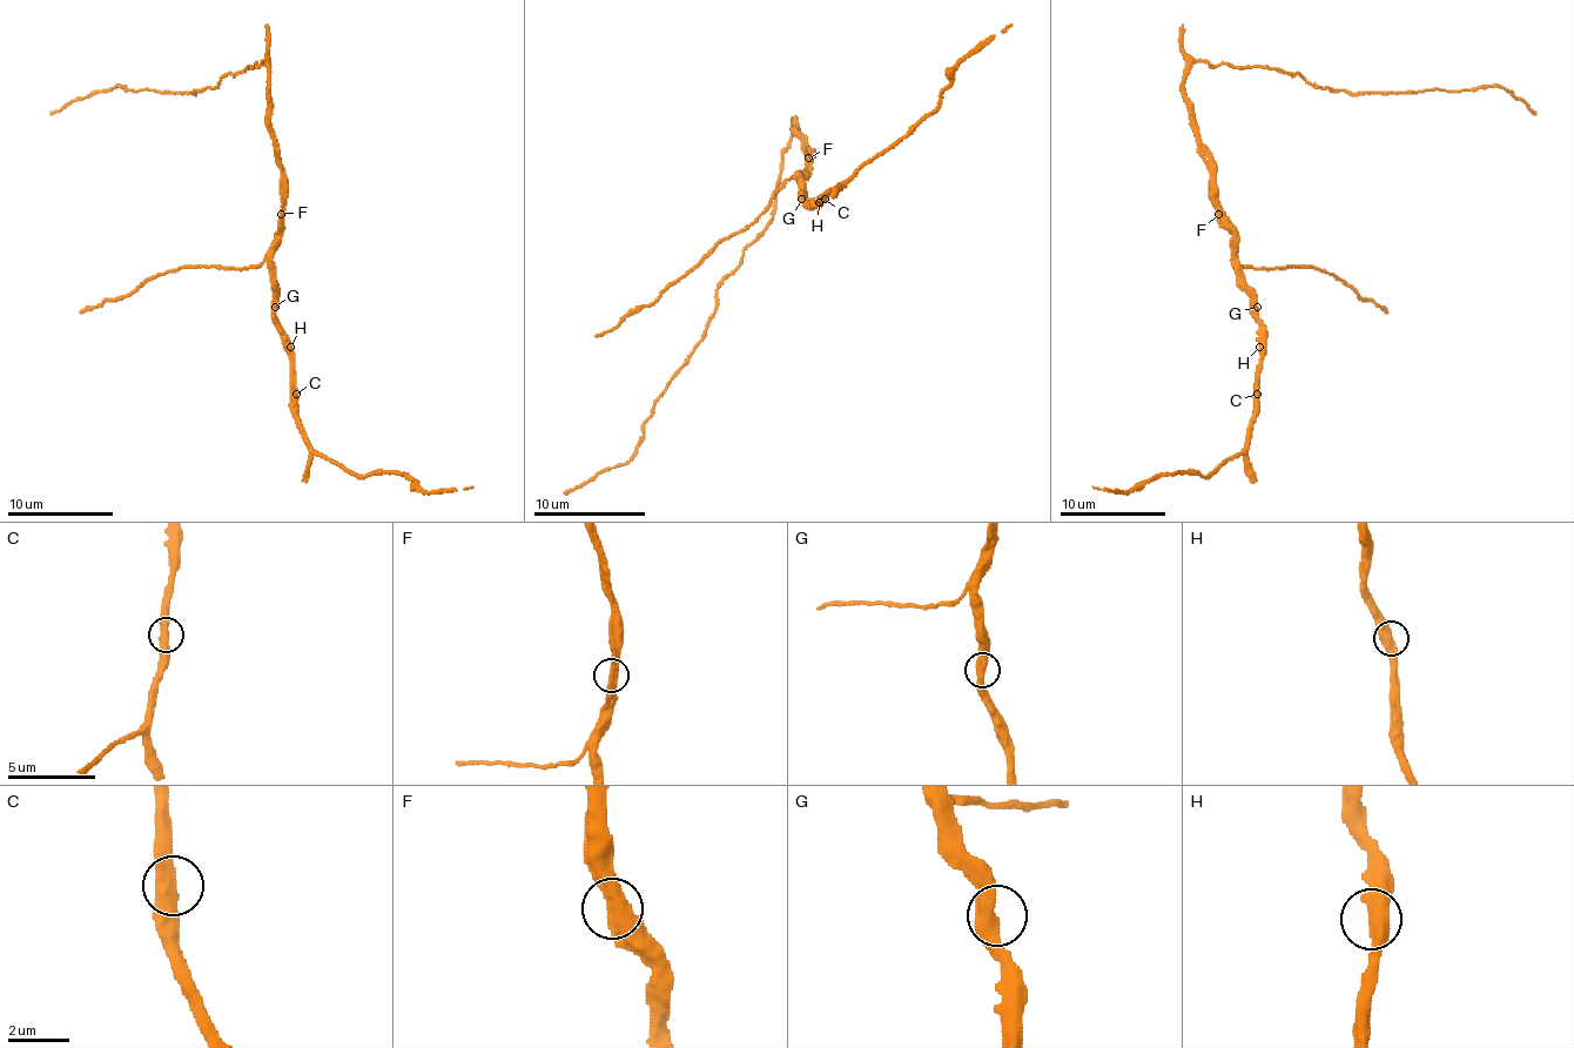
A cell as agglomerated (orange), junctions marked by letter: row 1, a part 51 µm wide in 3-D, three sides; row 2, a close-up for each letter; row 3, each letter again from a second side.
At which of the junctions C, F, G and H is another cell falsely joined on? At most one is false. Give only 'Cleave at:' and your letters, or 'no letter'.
Cleave at: no letter

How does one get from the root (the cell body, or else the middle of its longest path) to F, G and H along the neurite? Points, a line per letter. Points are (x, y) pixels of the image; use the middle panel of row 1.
F: (807, 142), (807, 156)
G: (807, 142), (811, 166), (799, 176), (801, 199)
H: (807, 142), (811, 166), (799, 176), (799, 193), (807, 202), (819, 202)

